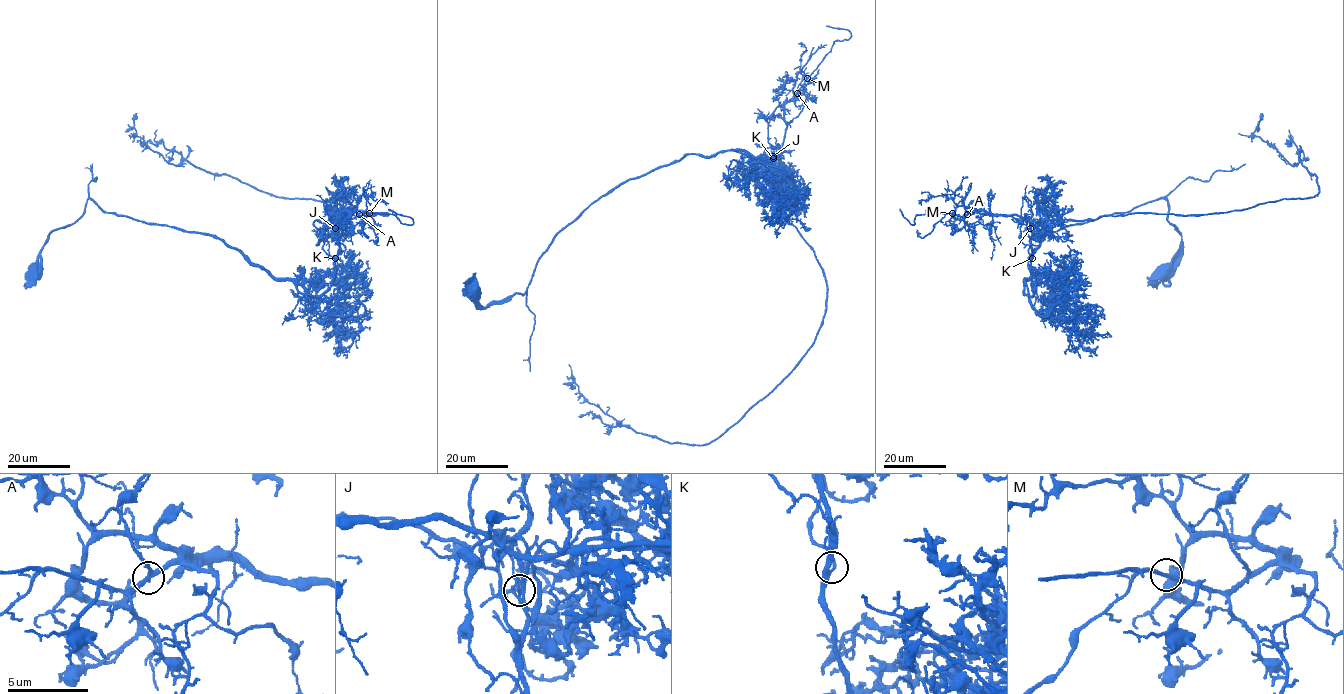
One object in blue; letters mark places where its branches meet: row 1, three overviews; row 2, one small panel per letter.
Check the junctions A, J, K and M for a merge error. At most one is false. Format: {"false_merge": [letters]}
{"false_merge": ["J"]}

